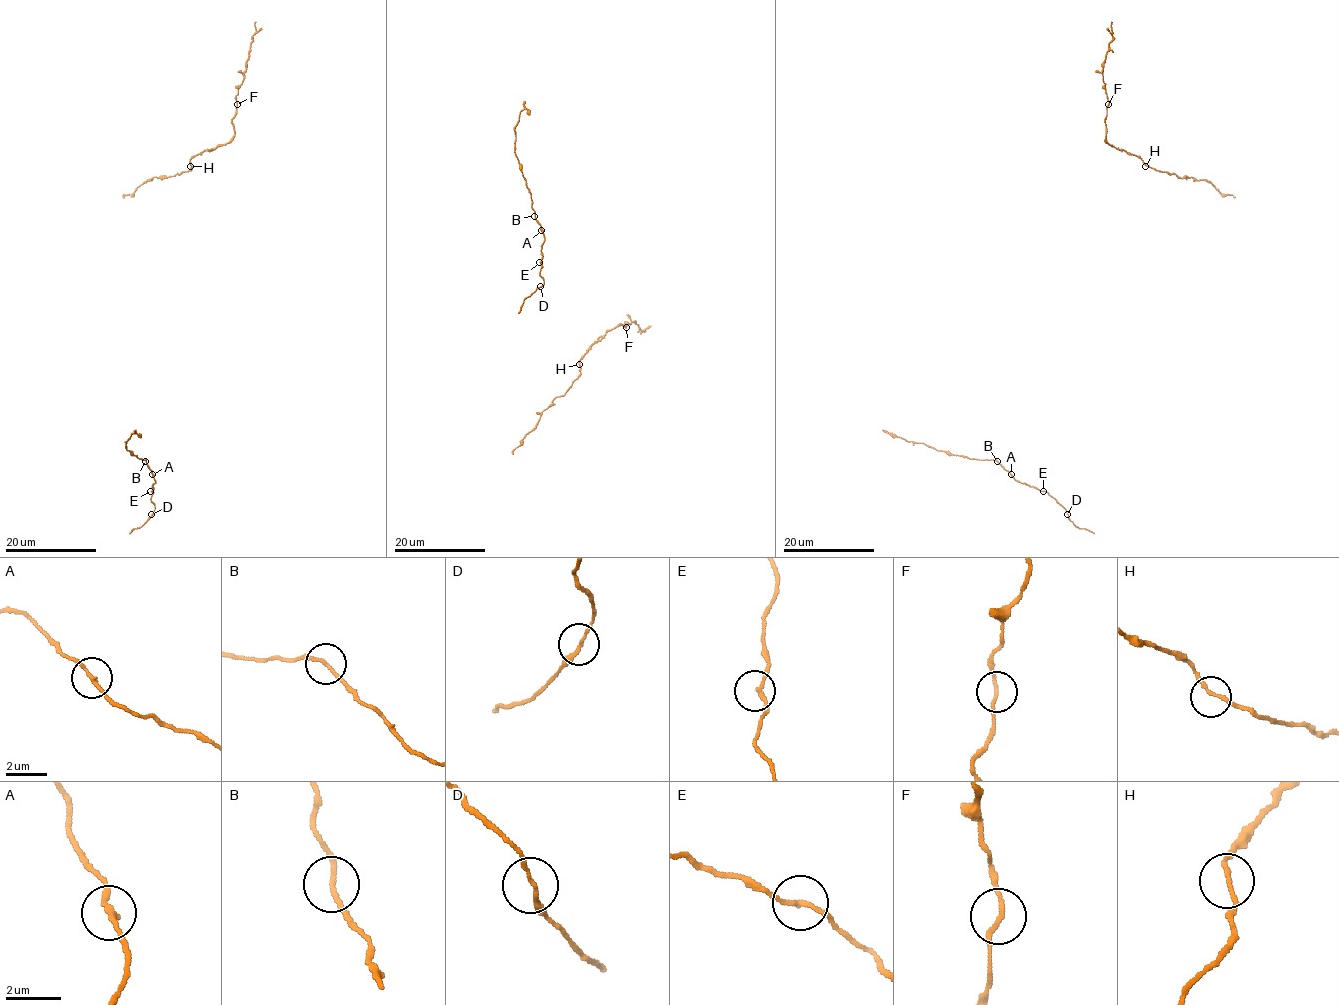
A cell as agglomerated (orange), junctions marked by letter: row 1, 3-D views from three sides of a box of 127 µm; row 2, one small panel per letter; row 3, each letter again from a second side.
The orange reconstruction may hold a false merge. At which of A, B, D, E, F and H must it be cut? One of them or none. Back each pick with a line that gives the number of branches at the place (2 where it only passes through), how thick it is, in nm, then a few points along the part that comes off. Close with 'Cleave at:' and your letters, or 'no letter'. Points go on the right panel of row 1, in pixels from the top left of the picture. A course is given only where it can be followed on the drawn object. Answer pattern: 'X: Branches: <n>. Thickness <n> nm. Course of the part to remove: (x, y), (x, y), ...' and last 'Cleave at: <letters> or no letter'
Cleave at: no letter

